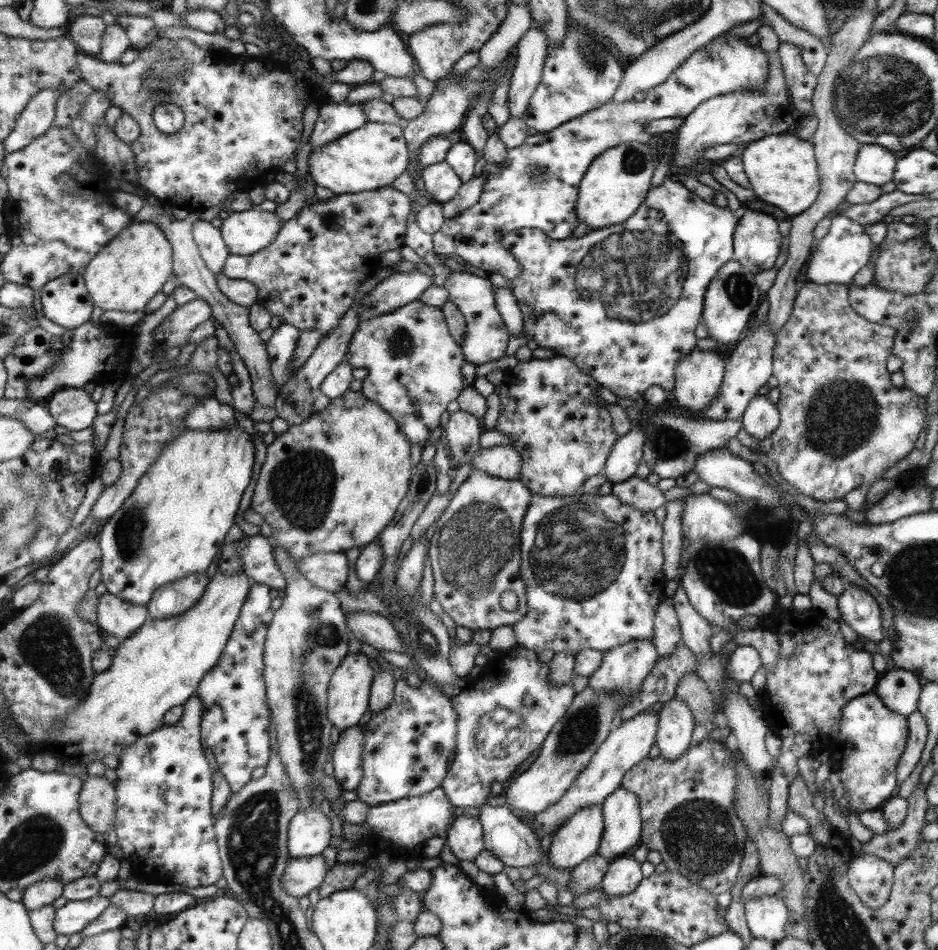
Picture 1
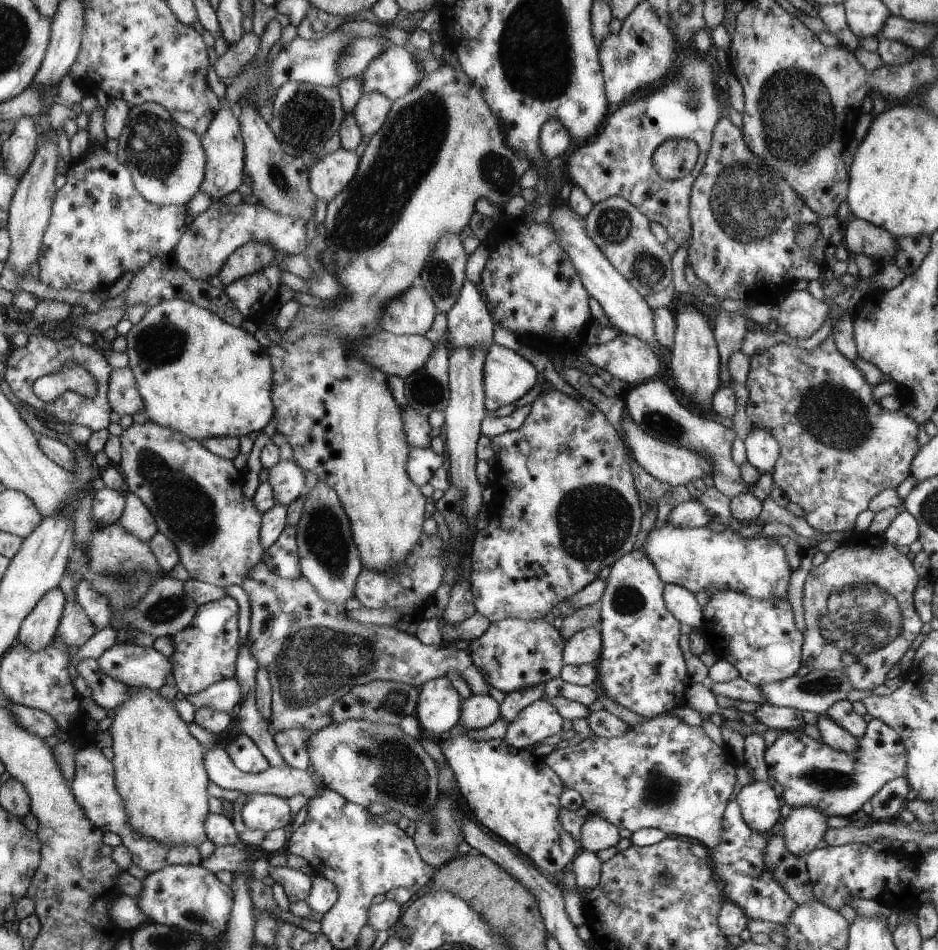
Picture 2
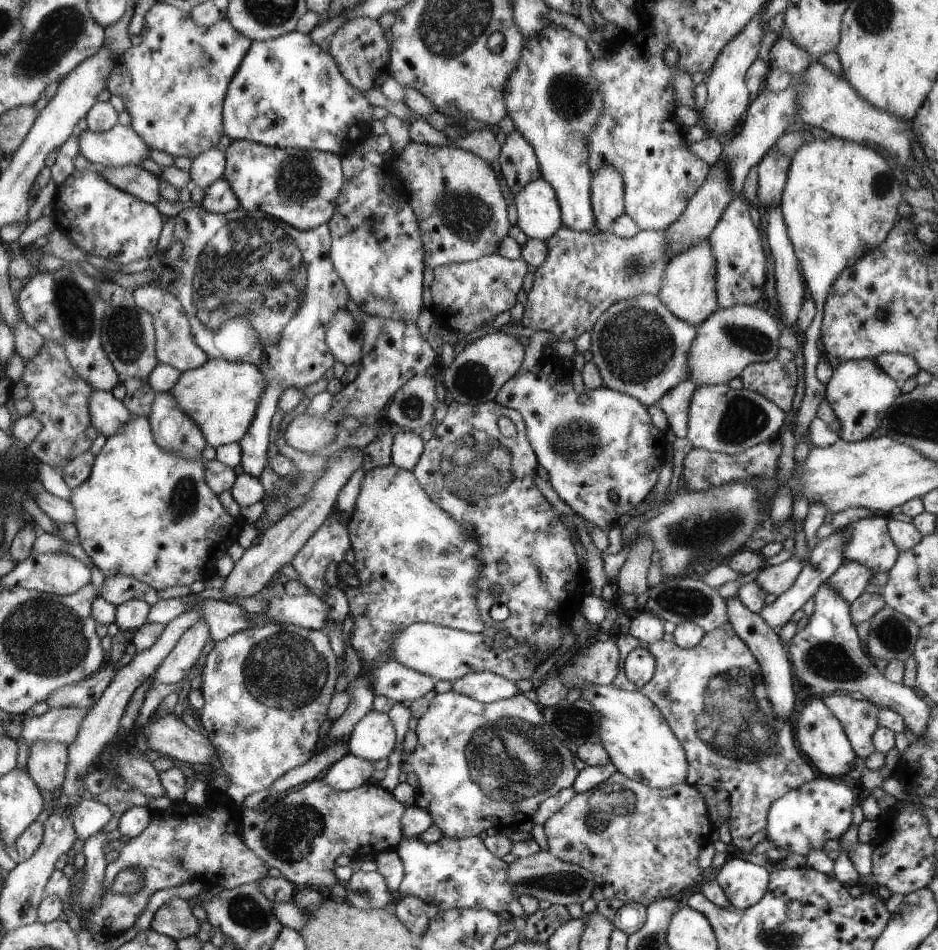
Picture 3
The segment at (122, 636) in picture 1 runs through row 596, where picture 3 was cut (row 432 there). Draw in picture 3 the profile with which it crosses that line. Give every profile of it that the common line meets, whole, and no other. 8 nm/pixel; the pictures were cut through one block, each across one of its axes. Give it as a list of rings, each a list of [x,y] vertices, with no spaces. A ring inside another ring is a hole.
[[[94,388],[91,399],[93,426],[107,438],[120,432],[130,413],[124,402],[114,396],[114,392]]]

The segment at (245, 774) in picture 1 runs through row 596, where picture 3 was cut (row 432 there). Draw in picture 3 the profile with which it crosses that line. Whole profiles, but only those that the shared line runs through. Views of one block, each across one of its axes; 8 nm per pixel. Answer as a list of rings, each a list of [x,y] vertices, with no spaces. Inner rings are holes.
[[[198,206],[196,208],[184,208],[182,212],[179,212],[175,217],[177,225],[174,228],[174,238],[172,238],[172,244],[168,246],[168,249],[164,254],[153,255],[150,259],[150,268],[158,271],[158,280],[155,280],[153,284],[172,292],[179,300],[182,306],[184,306],[186,315],[188,316],[190,327],[192,330],[192,336],[194,336],[194,343],[198,344],[202,350],[206,352],[209,359],[225,359],[228,361],[243,361],[251,363],[252,366],[258,366],[260,370],[264,372],[264,378],[268,382],[268,388],[264,390],[264,398],[262,404],[260,404],[259,413],[256,414],[255,420],[252,422],[247,434],[239,441],[242,446],[242,460],[241,465],[244,469],[244,473],[250,476],[259,477],[264,472],[267,464],[267,454],[270,448],[270,427],[272,426],[271,420],[275,412],[278,409],[279,396],[288,388],[288,386],[294,386],[296,389],[306,388],[310,384],[314,384],[321,378],[323,378],[325,372],[334,366],[336,362],[332,352],[328,349],[325,342],[326,326],[328,322],[332,320],[332,316],[347,308],[347,302],[349,293],[346,288],[346,284],[342,281],[340,274],[336,272],[330,258],[330,244],[332,243],[331,233],[329,227],[325,225],[316,226],[315,230],[298,231],[297,229],[288,226],[284,222],[269,218],[267,215],[261,213],[249,214],[245,211],[230,210],[225,214],[207,212],[203,207]],[[308,280],[308,282],[306,282]],[[308,286],[308,290],[306,290]],[[306,294],[306,296],[304,296]],[[267,353],[268,360],[262,362],[262,355]]]

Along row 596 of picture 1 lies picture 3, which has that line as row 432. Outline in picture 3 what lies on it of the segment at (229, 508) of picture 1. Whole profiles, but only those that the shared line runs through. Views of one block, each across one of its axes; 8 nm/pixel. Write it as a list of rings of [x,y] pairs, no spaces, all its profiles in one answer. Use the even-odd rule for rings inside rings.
[[[131,413],[129,415],[128,422],[124,422],[120,432],[114,434],[112,438],[107,438],[106,445],[98,454],[92,478],[84,486],[74,490],[71,502],[78,510],[77,526],[80,532],[79,537],[82,540],[80,545],[86,548],[86,552],[92,556],[94,564],[105,573],[106,578],[118,574],[134,576],[134,578],[138,578],[141,582],[152,586],[158,592],[171,586],[192,585],[196,581],[207,581],[216,578],[217,560],[228,553],[228,549],[237,542],[238,536],[242,533],[241,519],[234,518],[220,503],[219,496],[208,486],[207,467],[204,458],[188,458],[188,456],[184,458],[178,452],[163,450],[163,447],[156,443],[149,416]]]

